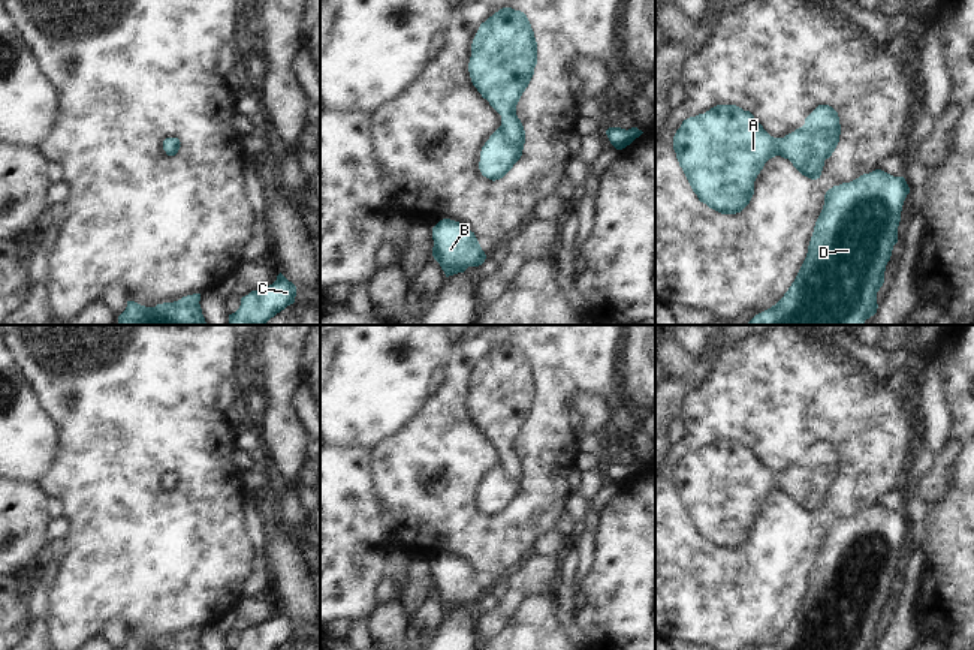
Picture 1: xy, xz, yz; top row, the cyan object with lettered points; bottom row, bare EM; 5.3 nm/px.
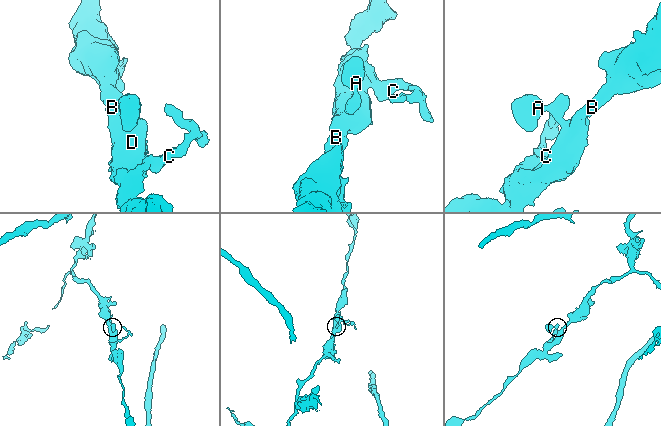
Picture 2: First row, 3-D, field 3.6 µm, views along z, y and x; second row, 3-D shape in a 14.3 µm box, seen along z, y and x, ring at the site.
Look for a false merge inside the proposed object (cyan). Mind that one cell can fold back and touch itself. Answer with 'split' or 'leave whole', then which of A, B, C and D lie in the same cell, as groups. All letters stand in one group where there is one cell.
leave whole; groups A B C D

